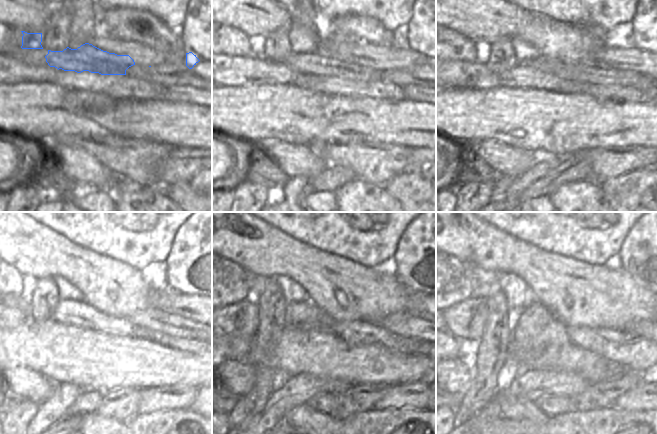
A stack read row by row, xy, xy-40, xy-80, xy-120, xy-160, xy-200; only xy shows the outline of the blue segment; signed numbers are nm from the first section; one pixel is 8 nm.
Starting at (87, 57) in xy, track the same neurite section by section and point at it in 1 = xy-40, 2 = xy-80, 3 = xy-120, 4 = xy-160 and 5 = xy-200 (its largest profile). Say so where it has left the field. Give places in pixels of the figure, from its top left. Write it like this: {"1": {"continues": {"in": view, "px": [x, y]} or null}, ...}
{"1": {"continues": {"in": "xy-40", "px": [348, 61]}}, "2": {"continues": {"in": "xy-80", "px": [602, 56]}}, "3": {"continues": {"in": "xy-120", "px": [167, 300]}}, "4": {"continues": {"in": "xy-160", "px": [415, 305]}}, "5": {"continues": {"in": "xy-200", "px": [614, 262]}}}

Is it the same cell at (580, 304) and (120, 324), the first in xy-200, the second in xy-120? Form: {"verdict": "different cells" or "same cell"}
{"verdict": "different cells"}

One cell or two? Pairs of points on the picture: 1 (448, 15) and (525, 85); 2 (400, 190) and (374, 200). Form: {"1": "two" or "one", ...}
{"1": "two", "2": "two"}

